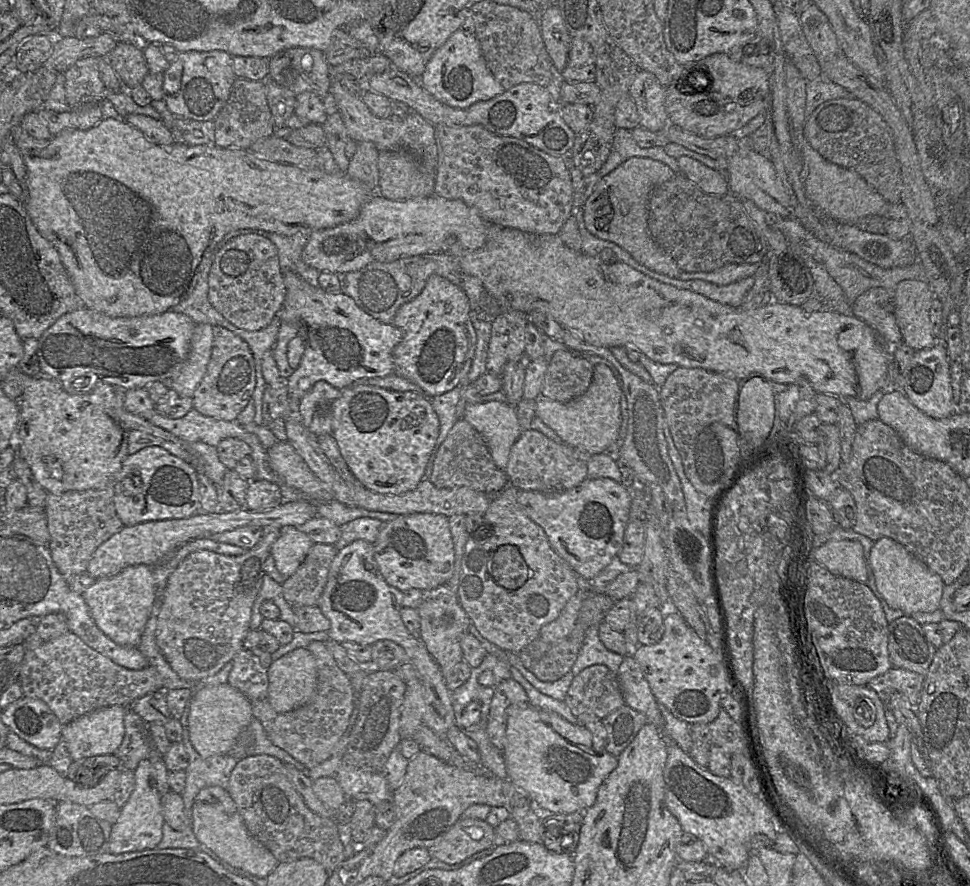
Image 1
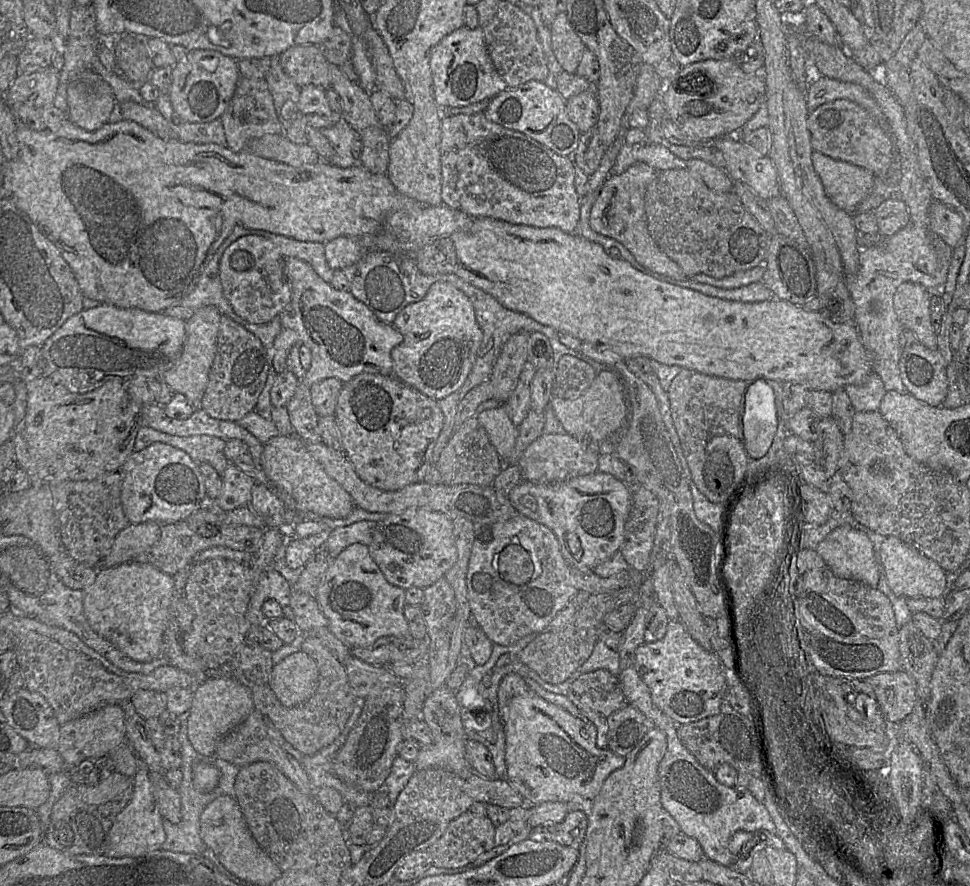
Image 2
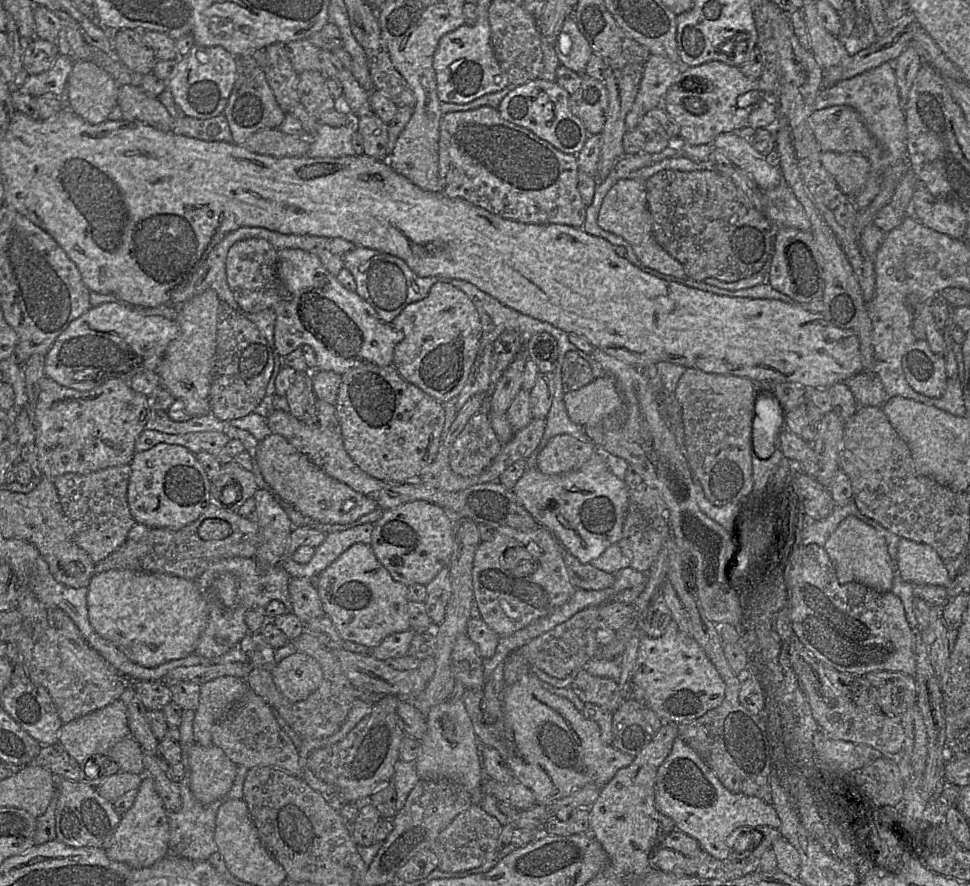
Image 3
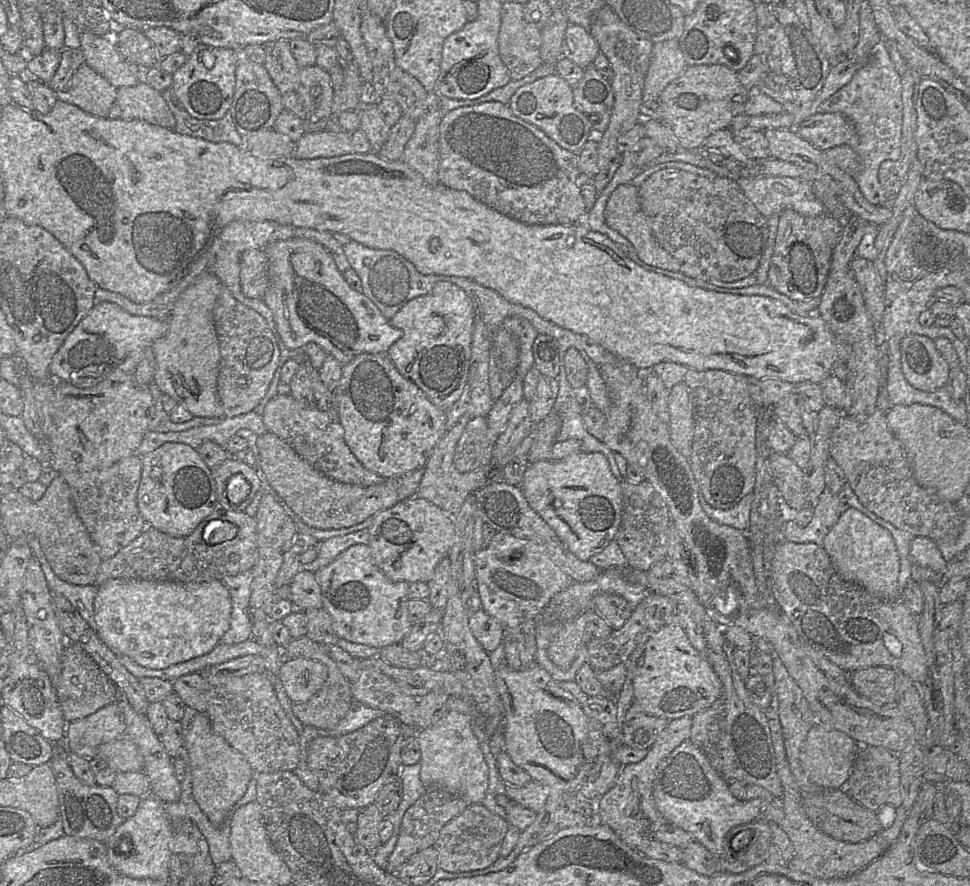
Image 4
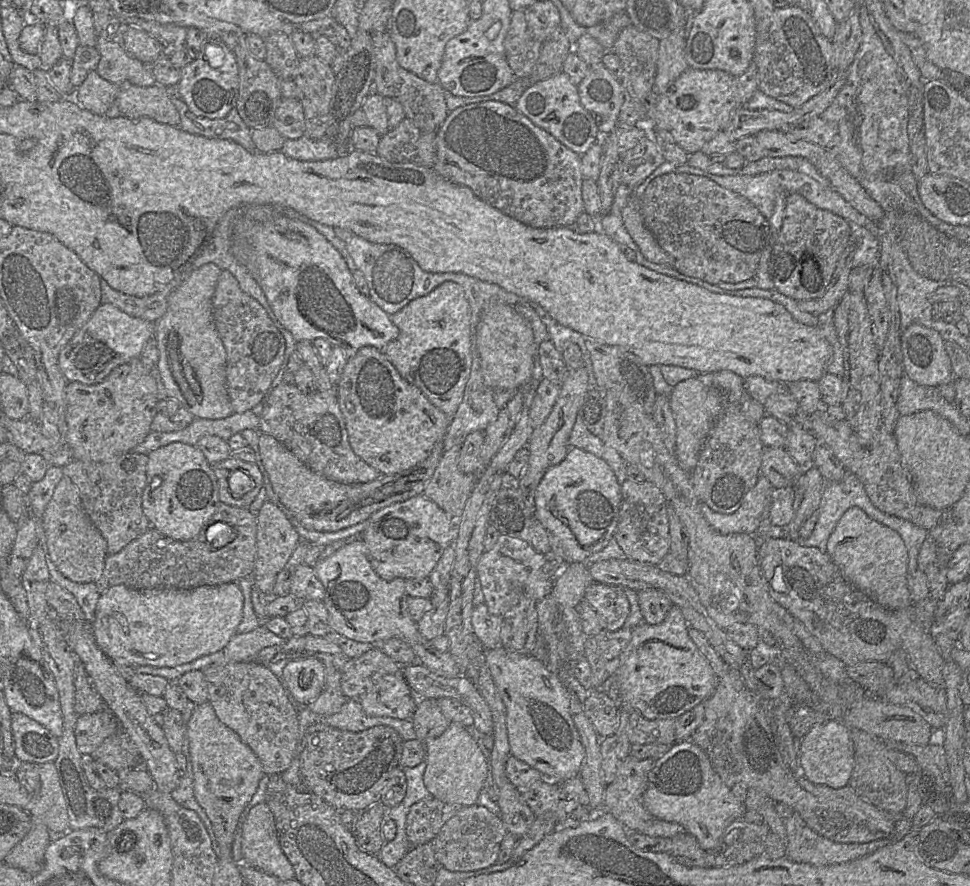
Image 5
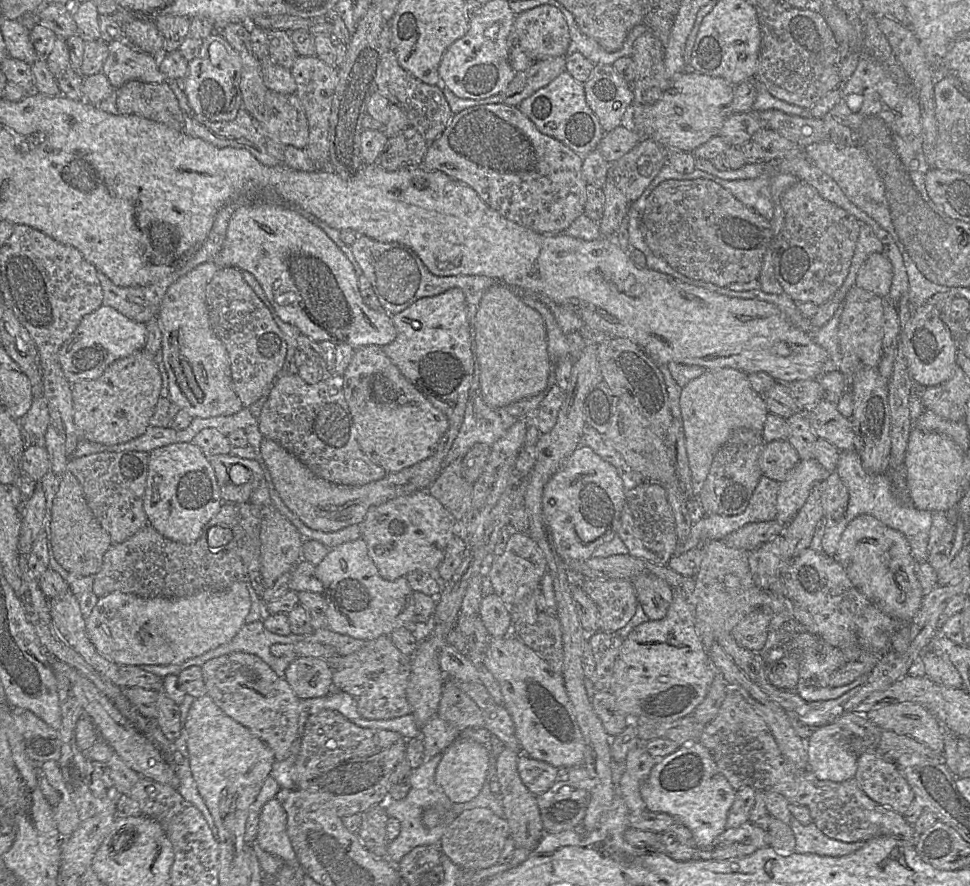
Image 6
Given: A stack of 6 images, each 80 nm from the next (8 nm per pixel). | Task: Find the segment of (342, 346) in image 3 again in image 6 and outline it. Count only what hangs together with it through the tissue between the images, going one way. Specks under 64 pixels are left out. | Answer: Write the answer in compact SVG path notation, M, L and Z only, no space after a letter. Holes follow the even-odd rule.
M259 204L237 209L227 228L226 239L213 263L219 268L234 267L252 274L261 285L278 317L298 328L301 334L319 343L348 344L354 349L384 347L394 341L392 316L368 307L360 294L358 275L340 248L319 227L286 206Z

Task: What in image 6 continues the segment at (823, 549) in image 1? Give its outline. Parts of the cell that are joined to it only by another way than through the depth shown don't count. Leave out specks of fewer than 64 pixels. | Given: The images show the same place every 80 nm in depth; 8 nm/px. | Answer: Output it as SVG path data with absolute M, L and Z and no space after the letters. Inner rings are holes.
M859 515L846 525L833 558L854 587L881 612L909 622L920 609L925 594L915 571L916 561L902 533L870 515Z

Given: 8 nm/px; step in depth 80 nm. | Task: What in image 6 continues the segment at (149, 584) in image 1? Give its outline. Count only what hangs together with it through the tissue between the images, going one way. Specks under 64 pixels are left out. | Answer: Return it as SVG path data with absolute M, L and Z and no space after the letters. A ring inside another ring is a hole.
M246 581L235 582L223 590L204 590L180 598L143 598L115 591L99 598L85 624L87 635L97 652L119 666L173 665L229 642L246 623L250 608Z

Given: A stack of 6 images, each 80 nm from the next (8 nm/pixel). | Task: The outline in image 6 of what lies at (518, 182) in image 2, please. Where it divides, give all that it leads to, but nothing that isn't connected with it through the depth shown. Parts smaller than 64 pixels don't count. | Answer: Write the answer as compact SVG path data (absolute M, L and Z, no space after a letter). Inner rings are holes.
M488 104L475 106L453 114L448 126L433 142L429 144L422 166L426 170L439 171L445 175L470 186L490 208L503 217L539 234L556 235L563 233L571 223L584 213L586 181L582 175L583 156L576 154L559 140L543 134L536 125L523 114L518 107L507 104Z

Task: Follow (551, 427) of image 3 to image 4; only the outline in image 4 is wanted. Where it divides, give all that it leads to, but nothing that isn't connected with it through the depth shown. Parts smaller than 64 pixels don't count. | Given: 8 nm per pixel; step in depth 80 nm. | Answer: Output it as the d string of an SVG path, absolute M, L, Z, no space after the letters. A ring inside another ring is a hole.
M565 363L560 364L559 373L555 377L558 381L558 394L552 411L561 418L561 428L556 441L575 439L580 443L581 452L599 452L609 463L609 468L615 478L621 482L621 474L614 453L601 440L592 436L585 428L581 417L583 402L585 400L585 385L583 388L573 389L566 378Z

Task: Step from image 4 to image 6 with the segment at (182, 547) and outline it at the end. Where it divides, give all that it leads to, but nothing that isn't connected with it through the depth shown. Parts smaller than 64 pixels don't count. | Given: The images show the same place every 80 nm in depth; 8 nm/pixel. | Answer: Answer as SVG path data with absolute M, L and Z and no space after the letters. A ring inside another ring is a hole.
M223 502L219 512L207 522L199 538L191 544L172 541L149 524L124 542L112 544L94 576L94 594L102 598L119 591L143 598L180 598L204 590L223 590L235 582L247 581L248 569L240 556L244 529L237 504ZM213 526L229 528L232 531L231 541L223 547L210 548L208 532Z

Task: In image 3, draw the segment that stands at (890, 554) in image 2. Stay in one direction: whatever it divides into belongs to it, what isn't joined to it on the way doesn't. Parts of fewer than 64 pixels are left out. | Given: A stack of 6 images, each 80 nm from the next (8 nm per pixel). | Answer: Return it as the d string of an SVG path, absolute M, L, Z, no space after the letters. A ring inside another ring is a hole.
M901 538L895 564L897 574L914 585L947 587L950 584L945 561L928 544Z

